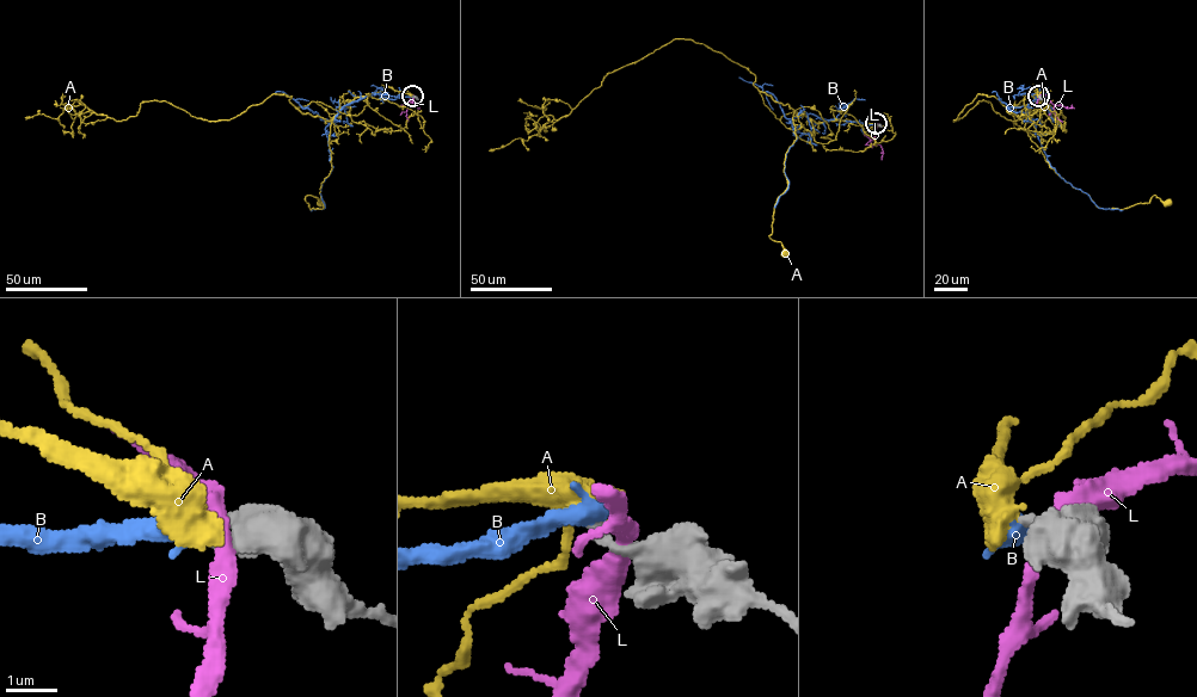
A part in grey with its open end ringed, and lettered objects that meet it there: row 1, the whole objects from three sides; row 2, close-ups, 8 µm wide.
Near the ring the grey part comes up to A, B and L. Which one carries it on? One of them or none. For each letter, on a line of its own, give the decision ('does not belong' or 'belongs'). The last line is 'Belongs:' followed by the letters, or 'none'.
A: does not belong
B: does not belong
L: does not belong
Belongs: none

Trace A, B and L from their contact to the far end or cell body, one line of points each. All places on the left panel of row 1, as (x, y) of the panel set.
A: (412, 96), (386, 87), (333, 117), (323, 208), (310, 209), (305, 197), (320, 202)
B: (412, 97), (366, 96), (341, 111), (325, 128), (332, 166), (320, 189), (325, 208), (311, 210)
L: (413, 97), (410, 97), (407, 105), (403, 105), (416, 104), (417, 109)

